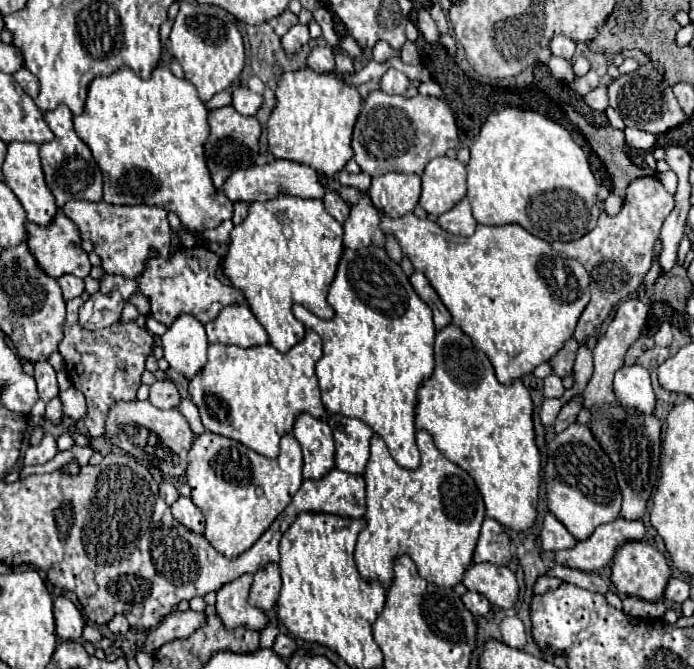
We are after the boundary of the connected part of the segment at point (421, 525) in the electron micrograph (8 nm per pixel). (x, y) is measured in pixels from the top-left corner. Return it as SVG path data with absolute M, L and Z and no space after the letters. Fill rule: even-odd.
M416 431L416 443L422 465L410 471L394 461L378 435L370 441L370 459L364 469L368 525L358 535L356 565L364 579L380 581L388 587L392 581L392 561L406 553L418 565L420 577L440 587L454 587L472 563L484 519L484 501L474 479L438 451L428 431Z

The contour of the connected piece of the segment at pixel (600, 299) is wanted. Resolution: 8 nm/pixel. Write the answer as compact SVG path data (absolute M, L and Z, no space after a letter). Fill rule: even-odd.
M640 177L628 185L624 207L618 215L610 217L606 215L606 211L602 211L598 217L598 225L582 239L570 241L570 243L560 243L560 241L554 243L554 249L558 253L564 253L580 261L584 269L590 273L592 299L586 305L582 317L578 319L578 325L574 331L578 341L584 341L586 337L590 337L608 317L612 307L618 305L622 297L628 297L642 285L642 279L652 265L654 241L658 239L660 227L672 209L674 209L674 197L664 189L660 179Z

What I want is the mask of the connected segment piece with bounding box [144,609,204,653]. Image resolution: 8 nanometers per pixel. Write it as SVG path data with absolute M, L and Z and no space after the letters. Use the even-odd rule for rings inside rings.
M190 609L188 611L172 611L164 617L164 621L154 631L150 631L150 635L144 643L144 651L154 653L168 641L184 639L184 637L192 635L202 623L204 623L204 613L192 613Z

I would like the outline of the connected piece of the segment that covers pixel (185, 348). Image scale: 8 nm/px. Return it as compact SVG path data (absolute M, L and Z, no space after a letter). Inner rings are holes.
M180 315L160 337L160 345L164 349L164 359L170 363L170 369L184 377L196 375L208 361L208 339L204 325L196 317Z

